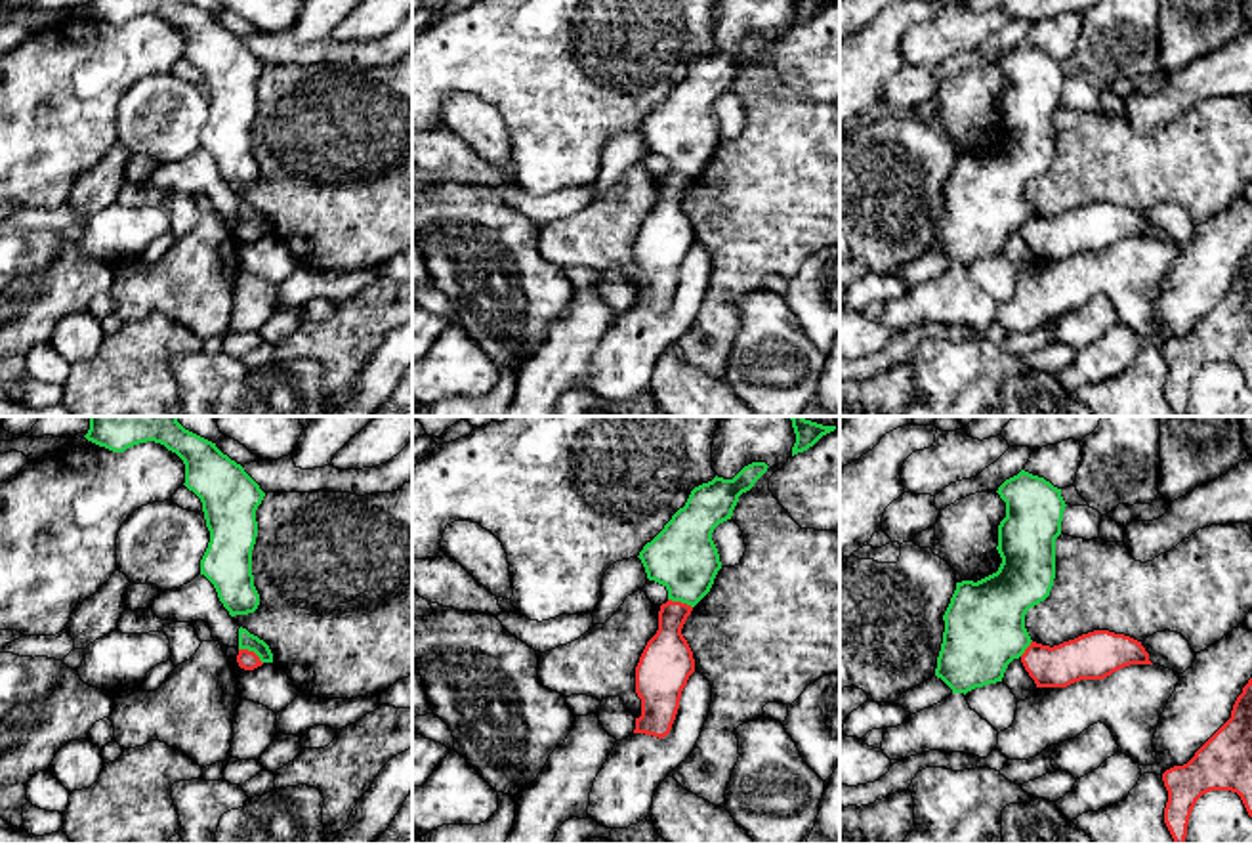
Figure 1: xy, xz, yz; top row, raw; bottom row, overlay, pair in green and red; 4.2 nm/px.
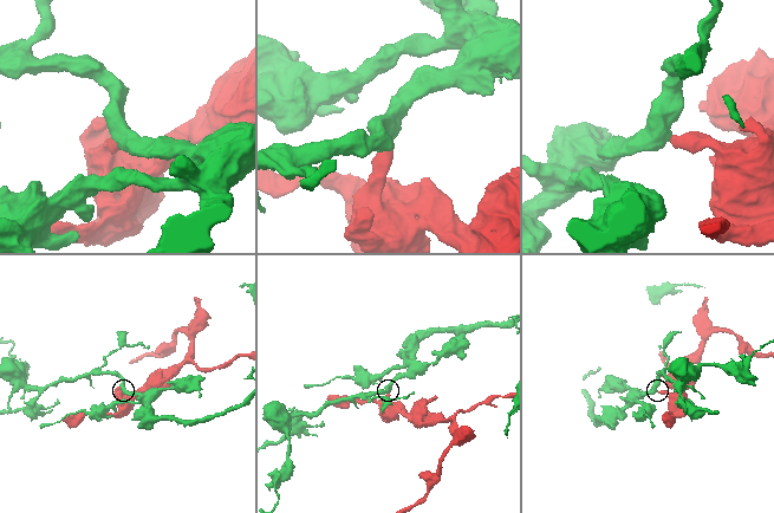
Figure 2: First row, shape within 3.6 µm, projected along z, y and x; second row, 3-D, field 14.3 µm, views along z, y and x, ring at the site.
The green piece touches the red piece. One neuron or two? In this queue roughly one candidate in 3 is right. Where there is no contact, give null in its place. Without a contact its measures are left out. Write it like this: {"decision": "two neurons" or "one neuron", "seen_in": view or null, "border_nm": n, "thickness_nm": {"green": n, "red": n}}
{"decision": "two neurons", "seen_in": "xy", "border_nm": 120, "thickness_nm": {"green": 70, "red": 80}}

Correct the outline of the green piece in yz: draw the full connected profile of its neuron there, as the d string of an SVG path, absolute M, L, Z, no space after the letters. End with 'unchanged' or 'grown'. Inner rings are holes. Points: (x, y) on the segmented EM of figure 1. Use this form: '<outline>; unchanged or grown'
M1021 470L1006 479L998 491L1006 502L1006 517L998 525L998 554L1002 563L996 573L973 582L956 582L956 590L943 615L945 632L937 657L935 676L952 693L1002 682L1008 665L1031 645L1025 615L1050 596L1055 579L1055 538L1061 535L1065 500L1061 489L1044 477Z; unchanged

